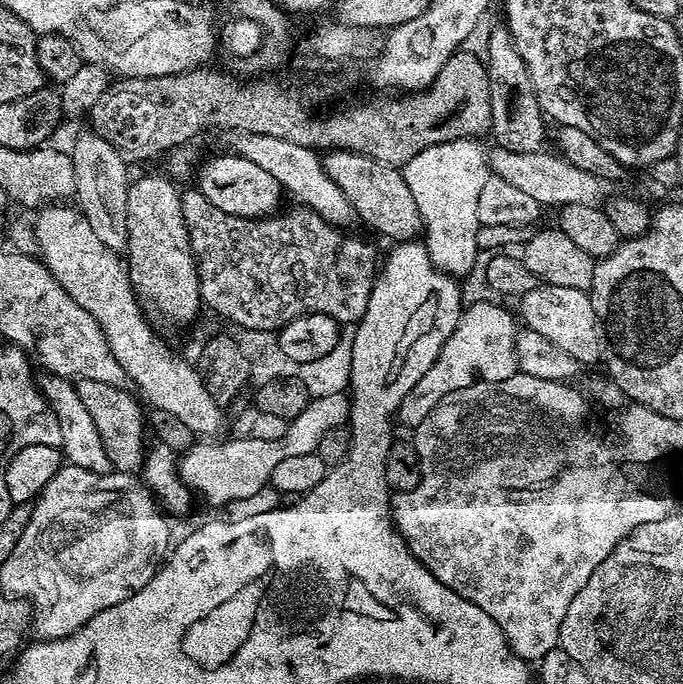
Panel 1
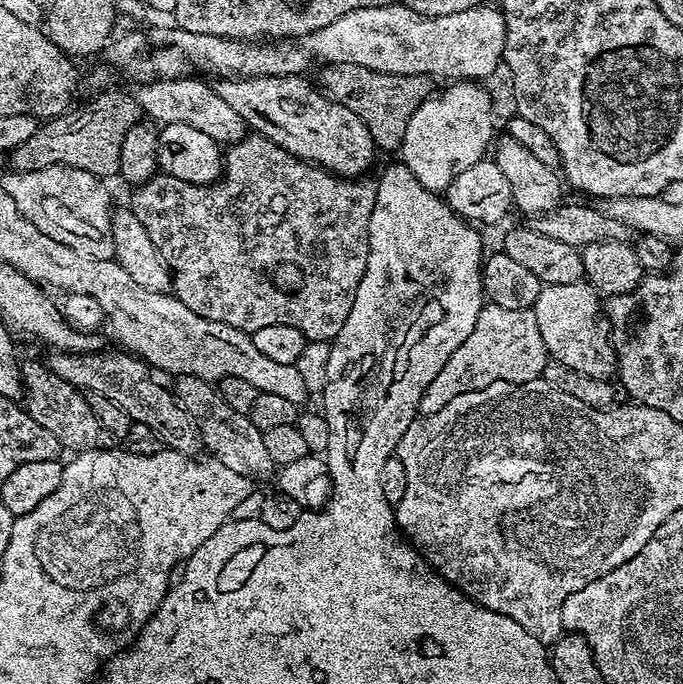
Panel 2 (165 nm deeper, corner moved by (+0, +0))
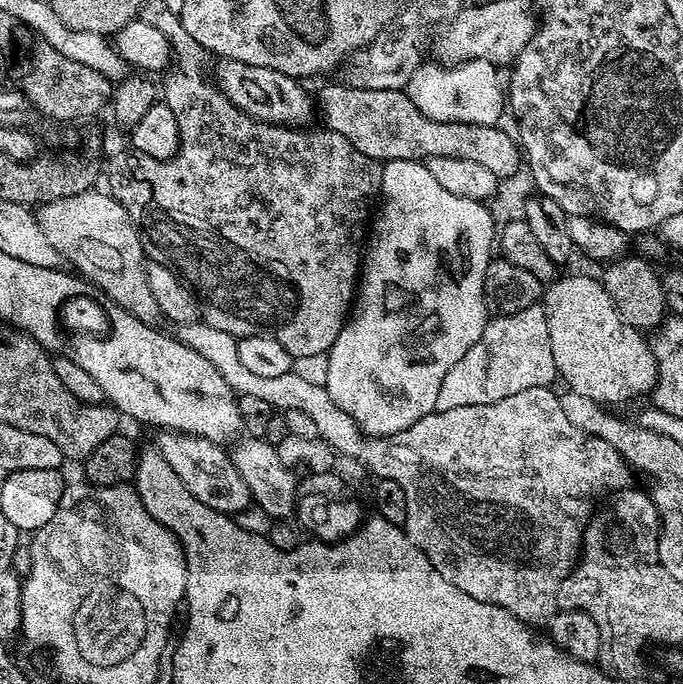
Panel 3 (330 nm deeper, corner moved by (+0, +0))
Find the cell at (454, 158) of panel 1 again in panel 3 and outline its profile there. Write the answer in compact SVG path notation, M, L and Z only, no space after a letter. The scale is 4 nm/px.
M468 60L465 64L451 66L445 66L439 62L425 62L418 70L414 70L414 78L410 78L406 91L408 97L418 106L418 110L426 114L426 118L434 118L442 122L496 124L499 116L506 112L506 92L496 72L499 72L497 65L488 60Z

